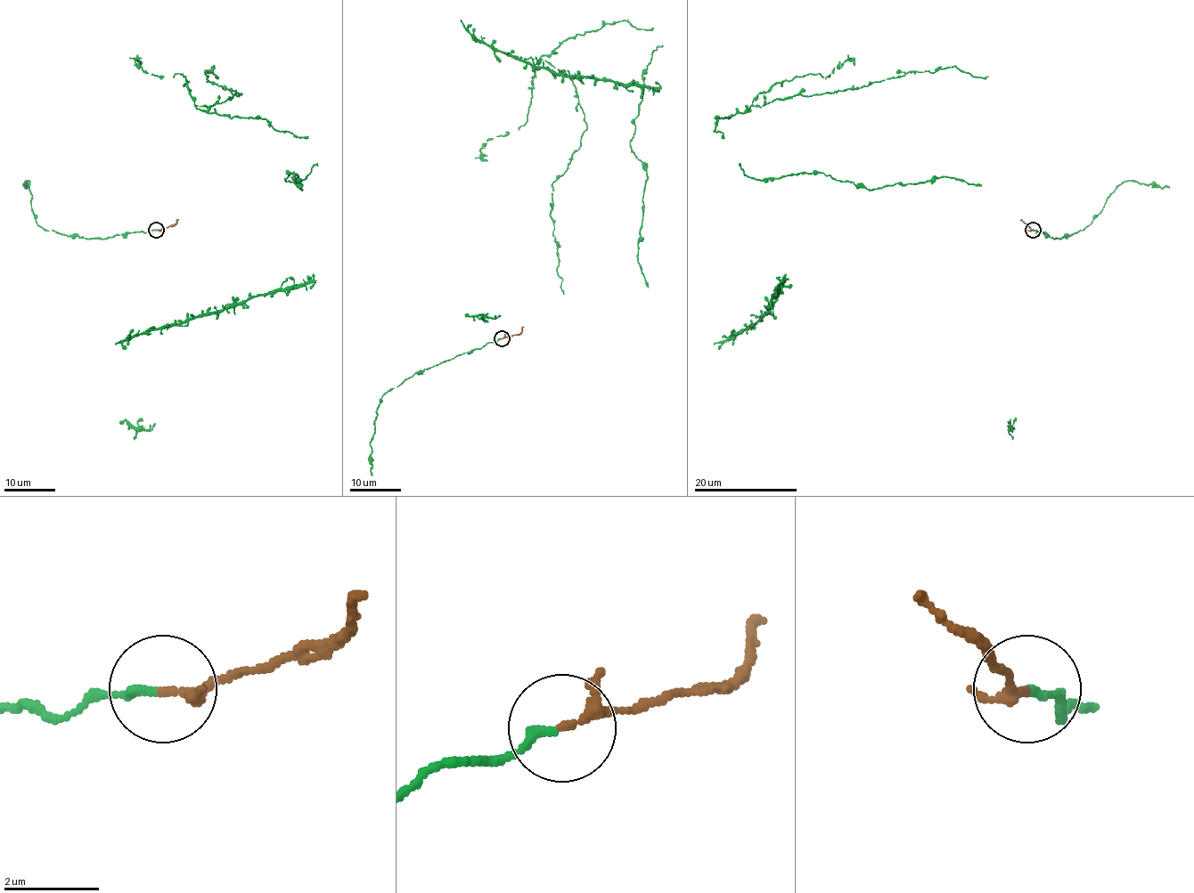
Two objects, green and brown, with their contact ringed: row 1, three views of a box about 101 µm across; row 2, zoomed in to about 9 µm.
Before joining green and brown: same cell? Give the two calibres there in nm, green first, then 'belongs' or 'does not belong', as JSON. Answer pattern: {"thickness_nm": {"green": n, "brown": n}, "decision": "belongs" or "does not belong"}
{"thickness_nm": {"green": 190, "brown": 160}, "decision": "belongs"}

